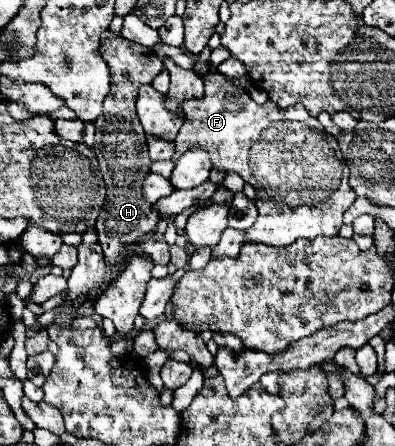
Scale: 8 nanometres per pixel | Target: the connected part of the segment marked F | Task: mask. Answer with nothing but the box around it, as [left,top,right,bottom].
[176,72,356,246]

